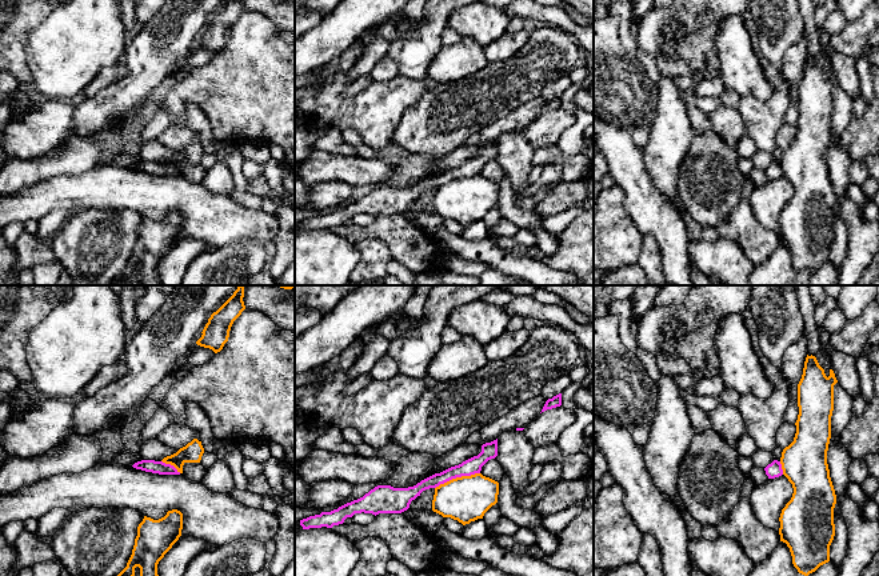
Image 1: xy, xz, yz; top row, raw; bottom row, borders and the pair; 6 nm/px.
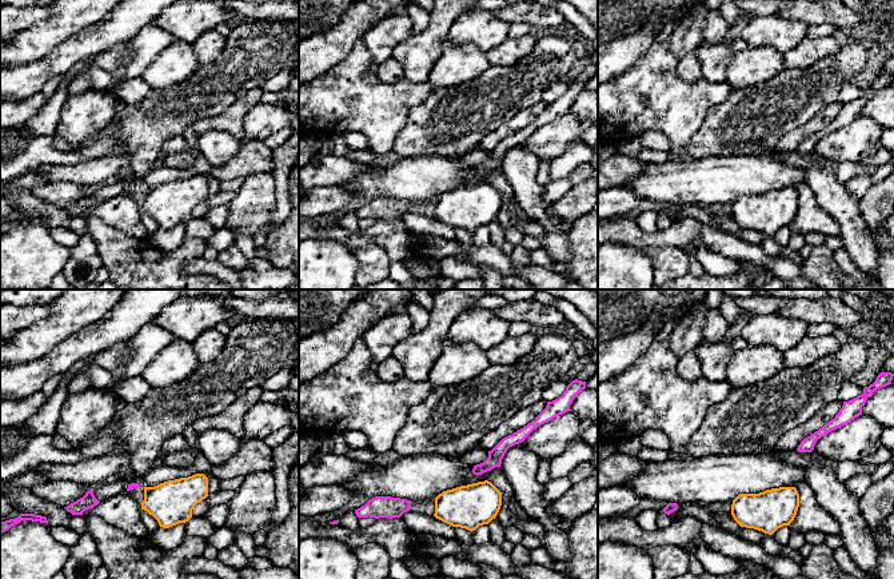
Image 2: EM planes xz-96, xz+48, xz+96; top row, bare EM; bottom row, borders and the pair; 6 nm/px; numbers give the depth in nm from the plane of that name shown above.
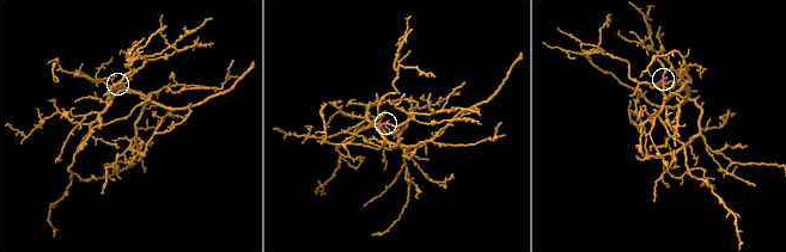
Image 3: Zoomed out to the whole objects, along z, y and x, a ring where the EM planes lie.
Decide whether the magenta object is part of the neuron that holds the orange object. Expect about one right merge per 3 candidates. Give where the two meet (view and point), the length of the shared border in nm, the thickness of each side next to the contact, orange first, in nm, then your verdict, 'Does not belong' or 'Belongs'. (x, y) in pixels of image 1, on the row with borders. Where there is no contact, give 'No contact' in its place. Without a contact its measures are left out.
Touches orange at xz (456, 478). Shared border 280 nm. Thickness 280 nm (orange) against 100 nm. Does not belong

